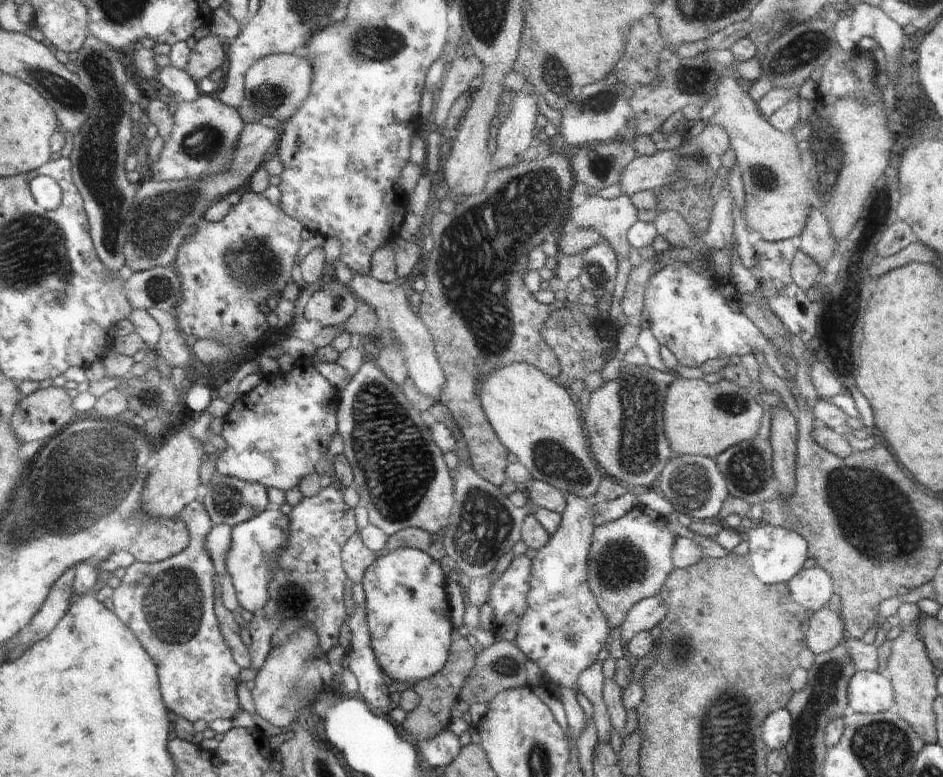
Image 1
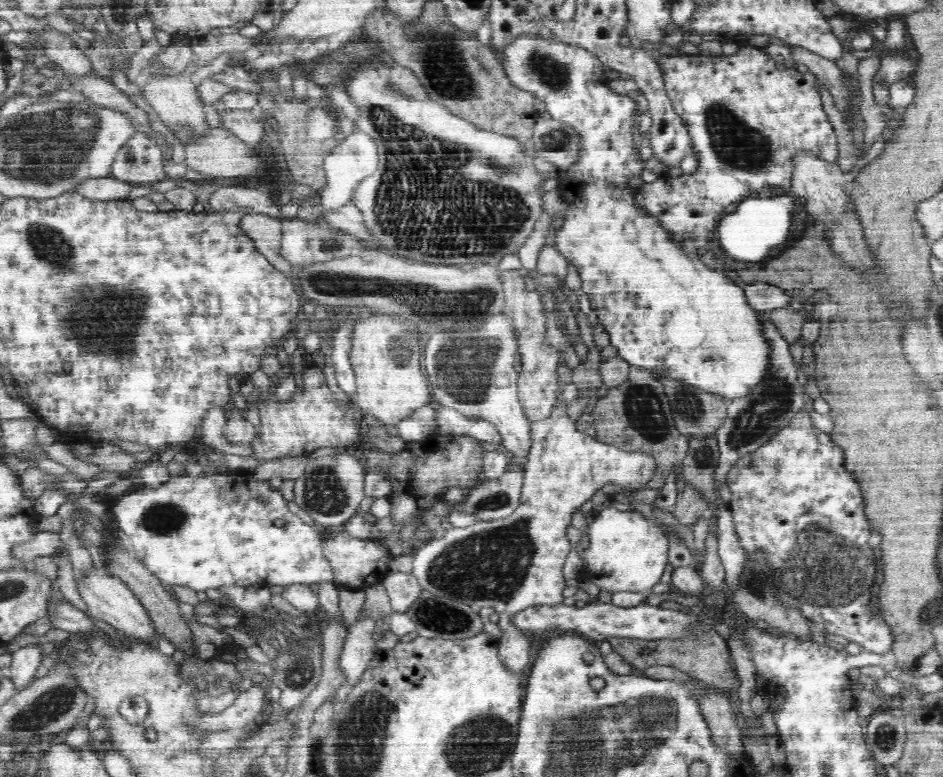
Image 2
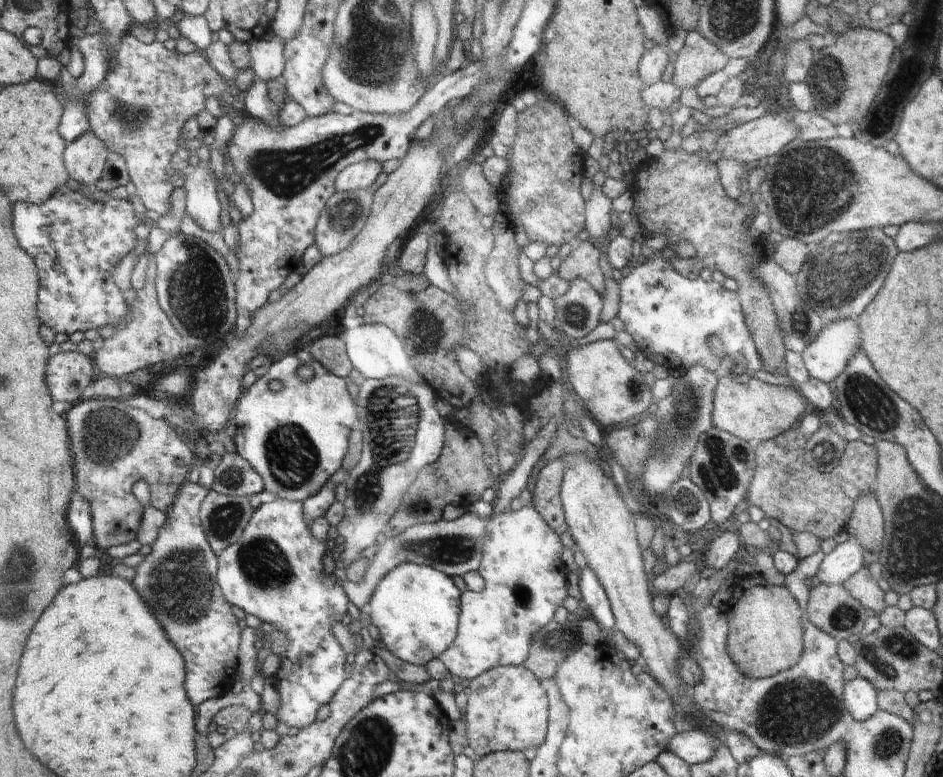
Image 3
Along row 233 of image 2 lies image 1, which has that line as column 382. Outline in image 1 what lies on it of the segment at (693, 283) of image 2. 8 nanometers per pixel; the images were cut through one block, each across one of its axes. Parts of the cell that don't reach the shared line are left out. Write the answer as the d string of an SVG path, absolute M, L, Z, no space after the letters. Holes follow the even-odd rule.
M402 548L384 551L380 553L377 559L368 566L364 576L362 577L362 588L366 596L366 610L368 612L368 628L372 634L373 651L376 653L377 660L381 667L389 675L390 680L400 680L401 682L409 681L413 684L420 680L429 679L434 676L446 663L449 649L452 646L453 632L458 632L459 628L454 628L450 618L452 618L452 604L450 604L450 594L448 594L448 582L450 582L450 572L446 572L446 568L442 568L442 560L434 560L429 553L422 552L415 548Z

